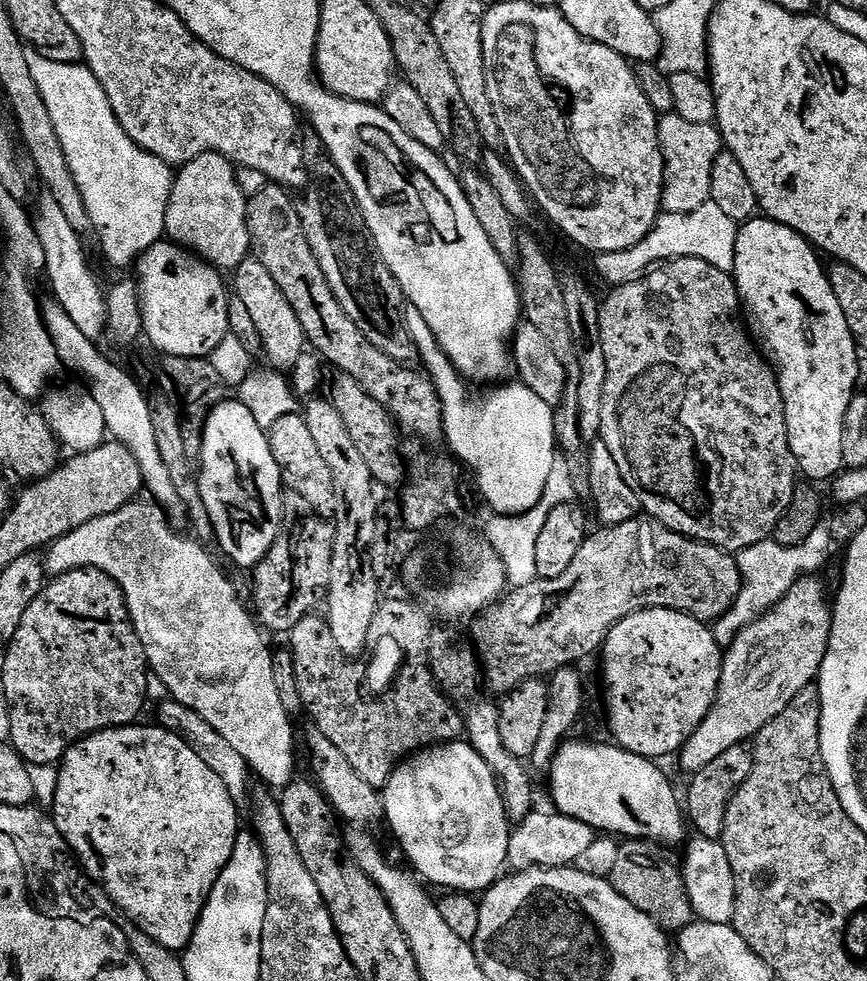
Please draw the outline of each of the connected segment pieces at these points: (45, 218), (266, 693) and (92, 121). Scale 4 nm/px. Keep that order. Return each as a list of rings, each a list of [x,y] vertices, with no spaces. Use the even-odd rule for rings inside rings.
[[[41,196],[36,204],[36,212],[34,210],[34,223],[45,255],[43,275],[48,276],[48,284],[52,287],[51,297],[66,310],[66,314],[70,314],[70,318],[78,326],[78,330],[86,334],[86,338],[99,341],[100,335],[105,335],[108,326],[108,297],[105,289],[100,289],[88,266],[88,258],[80,242],[81,235],[76,233],[74,226],[70,226],[66,214],[62,214],[62,209],[52,196]]]
[[[133,502],[122,506],[122,510],[114,510],[114,514],[94,518],[90,522],[86,522],[86,526],[73,528],[65,536],[58,538],[47,549],[47,571],[53,577],[58,577],[63,572],[73,572],[75,568],[97,568],[110,578],[114,578],[114,582],[118,582],[118,586],[124,591],[128,613],[132,619],[132,629],[138,634],[144,652],[148,655],[148,667],[158,678],[162,678],[162,682],[166,682],[169,697],[177,700],[182,706],[194,710],[194,714],[202,714],[202,718],[206,718],[206,722],[210,722],[210,726],[214,726],[214,730],[218,730],[218,734],[222,734],[222,738],[226,738],[226,742],[230,742],[230,746],[234,746],[234,750],[238,750],[238,754],[242,754],[242,758],[246,758],[248,767],[252,769],[259,779],[261,776],[270,787],[276,788],[275,790],[282,790],[285,786],[291,784],[294,779],[292,771],[296,768],[296,740],[292,737],[293,717],[289,716],[287,710],[282,706],[282,698],[278,698],[278,686],[274,682],[273,649],[268,649],[268,644],[264,641],[265,633],[262,631],[261,625],[257,623],[249,609],[249,613],[244,609],[244,604],[240,601],[235,586],[228,581],[227,574],[212,561],[211,554],[204,549],[207,547],[191,535],[188,535],[189,537],[183,536],[180,530],[173,527],[168,519],[168,513],[159,504],[155,502],[140,503]]]
[[[35,50],[26,51],[26,62],[34,74],[39,93],[46,101],[54,130],[57,131],[65,151],[66,162],[69,163],[74,180],[82,191],[87,214],[91,218],[94,234],[98,236],[105,258],[116,268],[131,267],[139,259],[141,252],[148,249],[150,241],[159,241],[165,235],[165,214],[174,179],[171,165],[137,146],[122,130],[113,107],[110,106],[108,95],[102,90],[98,78],[95,78],[83,63],[55,64],[42,58]],[[142,232],[148,232],[149,237],[142,236]]]

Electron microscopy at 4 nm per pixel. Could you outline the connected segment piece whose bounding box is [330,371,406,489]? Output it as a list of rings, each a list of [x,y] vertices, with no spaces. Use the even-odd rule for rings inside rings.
[[[337,371],[335,375],[330,393],[332,405],[342,416],[342,422],[346,422],[346,430],[350,430],[350,439],[354,441],[358,454],[362,454],[366,466],[370,466],[373,481],[380,486],[385,484],[388,488],[399,489],[405,483],[406,468],[404,472],[400,452],[396,449],[396,436],[398,437],[396,421],[382,405],[374,402],[374,398],[370,398],[370,394],[366,394],[366,390],[362,390],[360,383],[350,378],[350,374]]]

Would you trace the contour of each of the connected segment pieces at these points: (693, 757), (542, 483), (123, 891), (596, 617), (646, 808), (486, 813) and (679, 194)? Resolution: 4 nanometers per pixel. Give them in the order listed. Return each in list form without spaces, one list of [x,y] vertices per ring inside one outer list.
[[[819,575],[802,577],[790,588],[786,598],[782,598],[782,602],[775,604],[767,614],[758,618],[753,624],[745,626],[727,645],[716,701],[698,726],[698,730],[694,730],[694,734],[678,753],[682,771],[695,774],[698,770],[706,770],[706,766],[710,766],[714,758],[726,754],[731,746],[744,744],[753,739],[794,700],[801,690],[819,677],[832,633],[833,609],[830,592],[828,596],[820,579]]]
[[[405,303],[404,321],[406,330],[416,347],[419,363],[424,363],[423,371],[436,382],[436,389],[442,402],[443,439],[452,440],[453,454],[451,453],[451,455],[457,461],[465,460],[476,471],[476,476],[480,479],[480,492],[484,495],[485,502],[493,508],[491,511],[497,516],[516,516],[538,506],[539,500],[546,490],[550,470],[558,459],[556,435],[554,434],[556,413],[553,405],[542,402],[542,398],[538,398],[538,394],[534,394],[534,390],[530,390],[525,384],[519,382],[508,382],[503,386],[493,387],[489,391],[492,392],[489,396],[472,396],[471,390],[473,391],[473,389],[450,362],[447,354],[438,346],[438,342],[434,338],[434,330],[430,330],[430,326],[426,326],[426,318],[422,318],[418,306]]]
[[[125,726],[123,728],[107,728],[104,732],[93,732],[78,741],[72,749],[64,755],[58,767],[58,794],[54,794],[54,802],[50,805],[52,821],[58,826],[62,838],[72,847],[75,859],[89,872],[91,879],[105,892],[122,911],[128,915],[127,919],[143,930],[147,936],[154,938],[162,947],[169,948],[177,954],[183,953],[192,941],[196,923],[204,909],[204,903],[212,893],[212,888],[218,882],[222,870],[230,862],[230,854],[234,854],[234,842],[237,834],[242,831],[240,824],[241,813],[236,803],[230,798],[230,790],[226,790],[226,782],[194,754],[194,750],[176,732],[168,732],[162,727],[136,728],[140,726]]]
[[[640,514],[635,519],[622,522],[620,525],[600,526],[598,528],[597,532],[595,529],[582,542],[582,550],[578,550],[578,555],[574,557],[574,562],[570,562],[566,574],[558,574],[558,578],[550,578],[549,580],[536,579],[528,586],[512,588],[500,603],[495,604],[493,608],[489,608],[487,612],[481,612],[479,616],[471,621],[472,636],[476,639],[474,648],[482,661],[482,668],[486,673],[487,687],[489,684],[494,691],[500,692],[499,694],[507,694],[513,692],[519,684],[530,678],[548,678],[560,668],[579,665],[581,663],[579,660],[584,660],[587,656],[594,655],[595,652],[597,655],[603,649],[604,639],[607,638],[610,630],[617,622],[630,614],[641,612],[647,608],[665,608],[675,612],[686,612],[696,620],[715,622],[722,618],[722,614],[726,614],[726,610],[730,610],[730,606],[734,606],[734,602],[740,593],[742,578],[740,577],[740,567],[736,565],[736,556],[733,553],[723,552],[718,546],[704,544],[701,540],[690,540],[687,536],[670,530],[662,522],[652,519],[647,514]]]
[[[569,738],[556,749],[550,765],[555,811],[586,822],[586,826],[595,828],[600,834],[683,845],[686,812],[667,774],[656,765],[659,763],[647,756],[627,752],[615,743],[607,743],[587,744],[584,740]]]
[[[445,742],[409,756],[394,770],[382,795],[386,824],[392,827],[417,877],[423,878],[429,885],[437,884],[444,888],[440,890],[469,894],[483,894],[501,879],[505,871],[503,868],[508,864],[510,821],[504,809],[504,794],[496,774],[490,770],[490,766],[486,766],[486,762],[482,762],[471,744]]]
[[[675,114],[659,117],[660,149],[664,151],[664,212],[686,214],[698,210],[698,206],[712,199],[711,180],[715,162],[722,151],[720,130],[715,123],[686,122],[686,118]]]

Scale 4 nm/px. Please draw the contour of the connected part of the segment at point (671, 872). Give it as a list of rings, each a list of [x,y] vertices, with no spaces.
[[[621,851],[618,863],[612,871],[610,883],[614,886],[614,890],[618,890],[618,894],[622,894],[622,898],[626,898],[626,902],[630,902],[630,906],[638,906],[642,914],[650,914],[650,918],[654,918],[654,922],[658,922],[661,928],[669,933],[679,933],[680,929],[689,928],[694,922],[692,903],[686,890],[683,871],[677,865],[675,868],[664,856],[655,856],[652,852]]]

